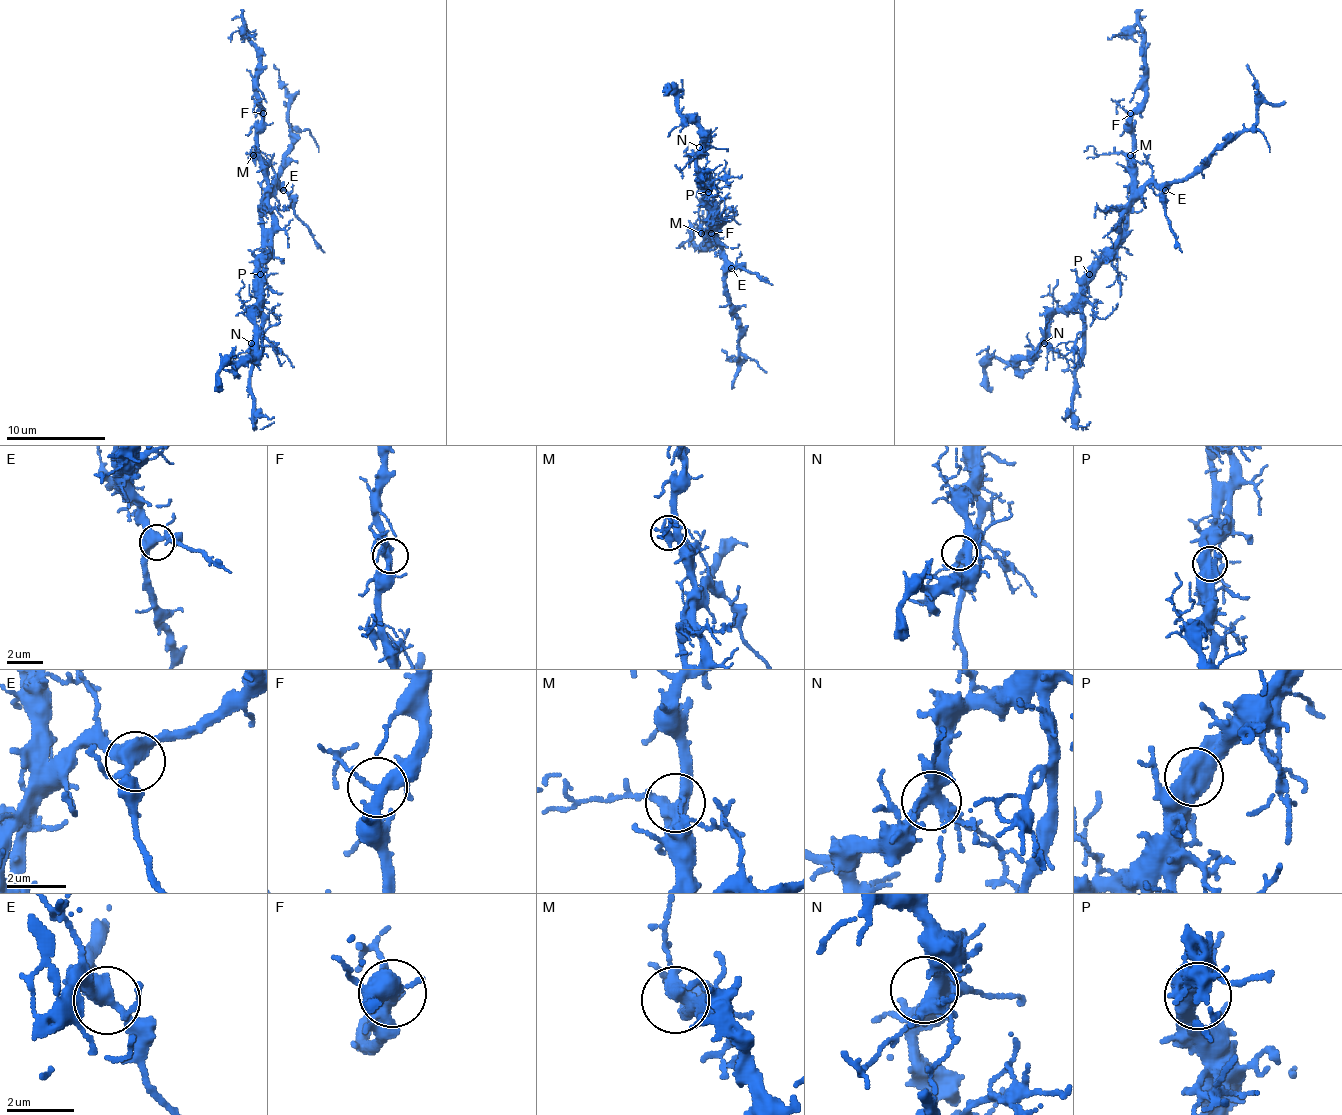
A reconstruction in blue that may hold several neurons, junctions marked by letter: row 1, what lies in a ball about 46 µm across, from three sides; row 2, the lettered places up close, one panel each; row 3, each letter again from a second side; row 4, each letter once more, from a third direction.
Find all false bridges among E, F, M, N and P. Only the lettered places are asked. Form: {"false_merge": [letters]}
{"false_merge": ["P"]}

